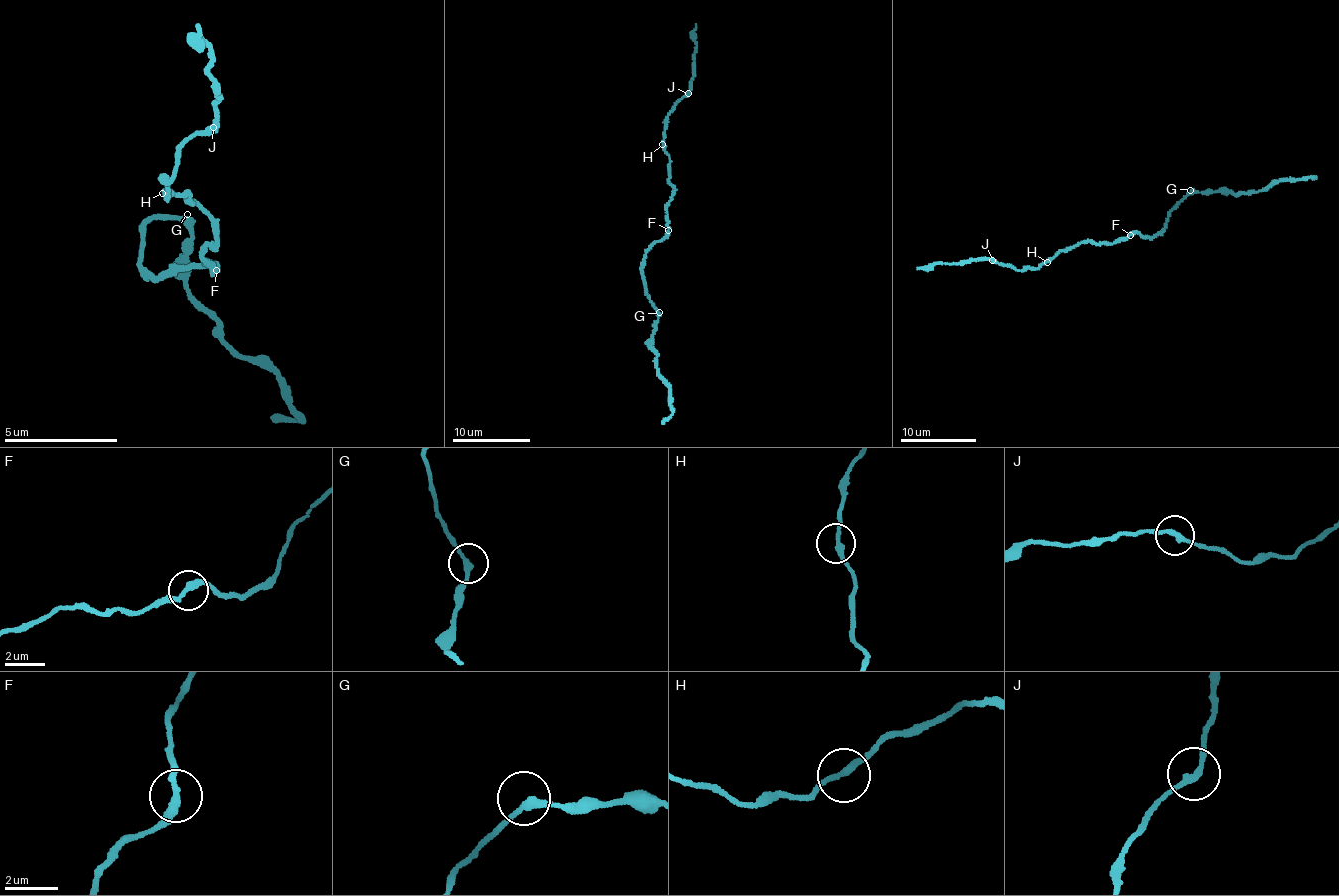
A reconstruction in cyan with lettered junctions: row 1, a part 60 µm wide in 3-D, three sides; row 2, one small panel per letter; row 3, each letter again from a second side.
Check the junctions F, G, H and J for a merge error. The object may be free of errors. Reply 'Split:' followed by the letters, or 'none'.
Split: none

